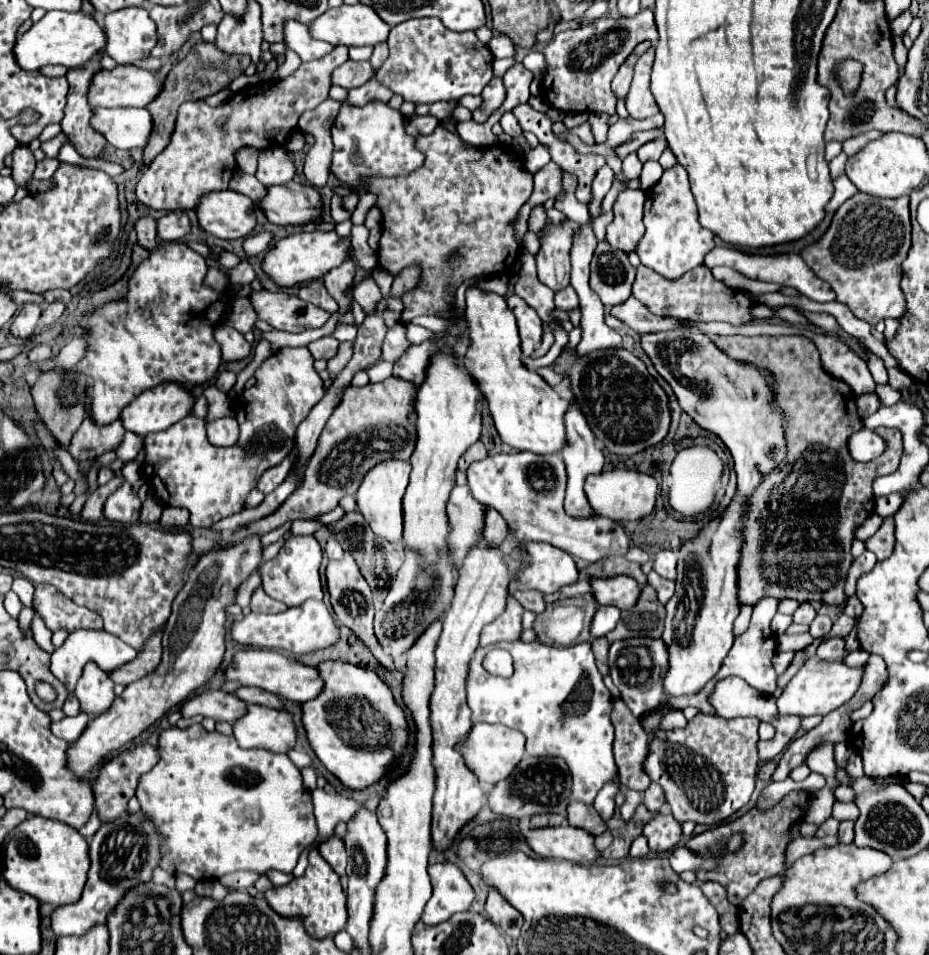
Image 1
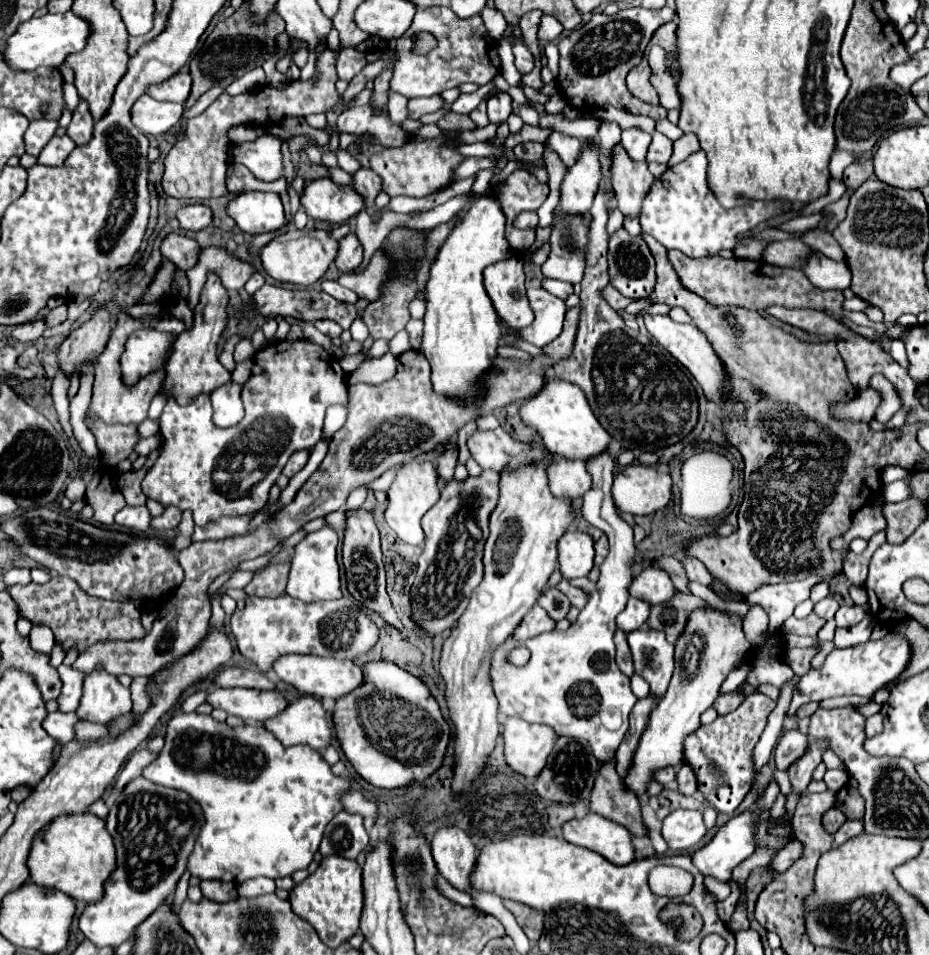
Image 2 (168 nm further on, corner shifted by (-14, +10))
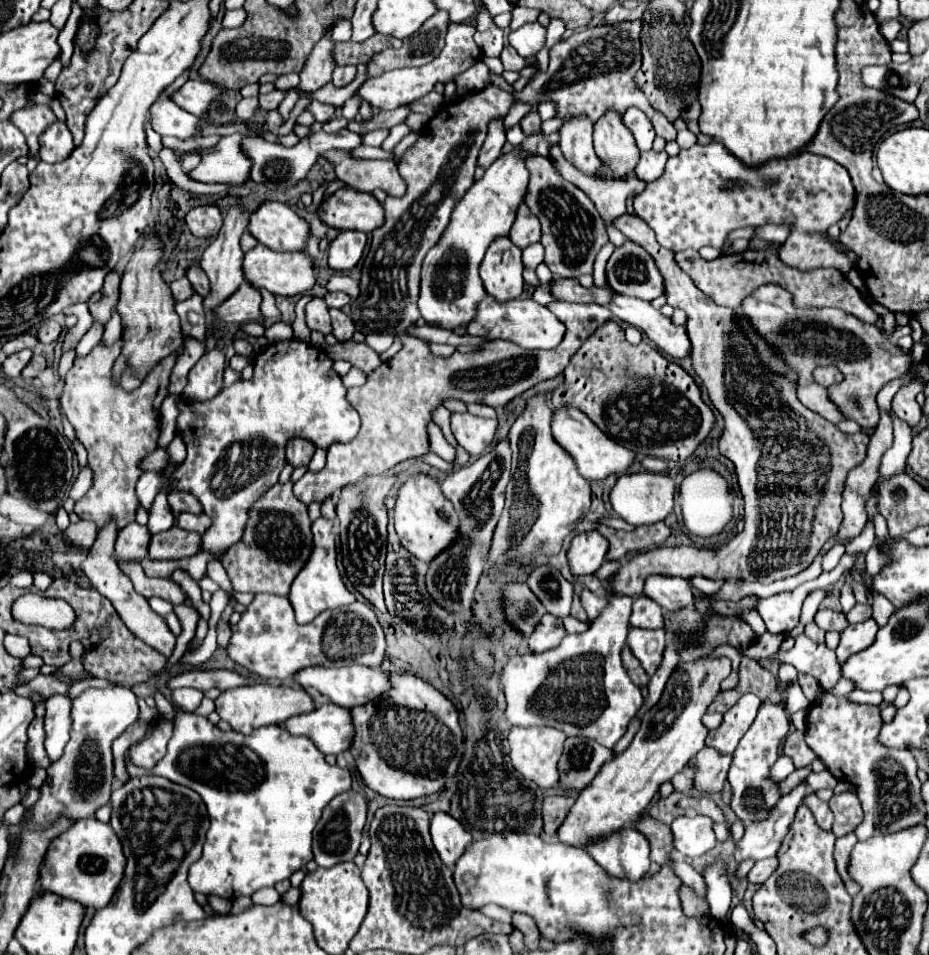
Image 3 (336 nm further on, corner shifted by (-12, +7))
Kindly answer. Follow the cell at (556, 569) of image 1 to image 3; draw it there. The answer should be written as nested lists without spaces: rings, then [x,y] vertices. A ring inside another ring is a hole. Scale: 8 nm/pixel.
[[[598,530],[580,532],[572,540],[572,546],[568,550],[568,562],[572,566],[572,572],[576,576],[594,574],[606,560],[606,552],[608,540]]]

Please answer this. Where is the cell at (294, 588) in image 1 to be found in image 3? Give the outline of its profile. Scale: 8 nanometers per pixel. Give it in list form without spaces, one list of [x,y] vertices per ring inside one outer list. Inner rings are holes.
[[[320,516],[312,524],[312,534],[314,534],[314,550],[310,554],[310,560],[302,568],[302,572],[296,576],[292,588],[290,588],[290,604],[294,606],[296,620],[300,624],[306,624],[314,620],[314,616],[322,614],[326,608],[338,608],[342,604],[352,604],[356,600],[356,594],[350,592],[342,580],[340,568],[338,568],[338,552],[334,544],[334,534],[332,534],[334,522]]]

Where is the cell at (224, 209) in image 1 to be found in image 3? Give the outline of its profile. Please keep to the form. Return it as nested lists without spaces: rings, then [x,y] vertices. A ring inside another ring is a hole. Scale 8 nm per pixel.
[[[266,202],[250,216],[248,232],[274,252],[304,252],[310,226],[290,206]]]

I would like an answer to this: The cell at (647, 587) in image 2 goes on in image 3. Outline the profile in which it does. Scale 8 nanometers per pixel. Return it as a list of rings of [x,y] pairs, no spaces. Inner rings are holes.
[[[648,576],[644,594],[658,602],[664,610],[680,610],[694,604],[694,590],[688,580],[670,576]]]

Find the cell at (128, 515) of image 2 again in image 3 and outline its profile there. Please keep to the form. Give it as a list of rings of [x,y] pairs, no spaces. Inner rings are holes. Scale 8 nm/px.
[[[132,522],[120,530],[116,540],[116,554],[122,562],[140,562],[146,556],[148,544],[150,544],[148,528]]]

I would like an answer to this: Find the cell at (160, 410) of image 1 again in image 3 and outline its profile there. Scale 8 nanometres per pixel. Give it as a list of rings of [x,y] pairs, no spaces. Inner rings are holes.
[[[236,204],[236,206],[230,206],[228,212],[224,214],[224,224],[222,224],[222,230],[220,234],[216,236],[216,240],[204,250],[204,256],[200,260],[200,266],[202,270],[208,274],[210,278],[210,284],[212,284],[212,292],[210,296],[204,298],[204,306],[208,310],[216,308],[220,302],[224,302],[228,296],[232,296],[236,292],[236,288],[242,284],[244,276],[242,276],[242,248],[240,248],[240,236],[246,232],[246,226],[248,226],[248,218],[250,218],[250,212],[244,210],[244,206]]]

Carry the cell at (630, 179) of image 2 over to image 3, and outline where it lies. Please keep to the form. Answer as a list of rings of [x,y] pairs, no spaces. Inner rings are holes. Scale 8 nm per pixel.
[[[604,112],[594,122],[594,148],[598,158],[612,168],[614,176],[634,174],[640,150],[618,112]]]

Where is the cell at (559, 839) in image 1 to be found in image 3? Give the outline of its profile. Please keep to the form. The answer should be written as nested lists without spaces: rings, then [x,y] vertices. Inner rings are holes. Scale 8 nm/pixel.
[[[636,828],[590,844],[590,854],[612,878],[636,882],[650,870],[650,842]]]

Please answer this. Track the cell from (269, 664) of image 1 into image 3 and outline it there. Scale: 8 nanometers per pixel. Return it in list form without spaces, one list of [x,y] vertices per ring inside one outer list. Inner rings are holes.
[[[346,666],[346,668],[304,668],[302,672],[296,674],[296,680],[300,682],[300,686],[308,688],[316,688],[320,694],[330,696],[330,700],[338,706],[344,708],[354,708],[354,706],[362,706],[378,696],[382,696],[384,692],[388,692],[392,688],[390,678],[386,672],[382,672],[380,668],[368,668],[368,666]]]

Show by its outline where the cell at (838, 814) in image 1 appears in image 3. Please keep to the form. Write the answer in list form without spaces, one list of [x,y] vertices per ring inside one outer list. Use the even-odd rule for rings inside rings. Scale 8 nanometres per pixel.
[[[852,792],[834,794],[832,800],[830,800],[830,808],[832,808],[832,812],[834,812],[832,832],[834,832],[838,838],[854,832],[854,828],[864,820],[864,812],[862,812],[860,800],[858,800],[858,796],[852,794]]]

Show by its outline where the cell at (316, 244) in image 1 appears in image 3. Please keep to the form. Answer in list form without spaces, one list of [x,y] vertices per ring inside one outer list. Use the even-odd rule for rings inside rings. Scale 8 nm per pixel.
[[[258,244],[256,248],[252,248],[250,252],[244,254],[242,270],[244,270],[244,278],[254,288],[266,288],[272,294],[280,294],[280,296],[296,296],[296,294],[310,290],[316,284],[316,276],[314,276],[316,272],[312,266],[312,258],[308,258],[304,252],[280,254],[262,244]]]

